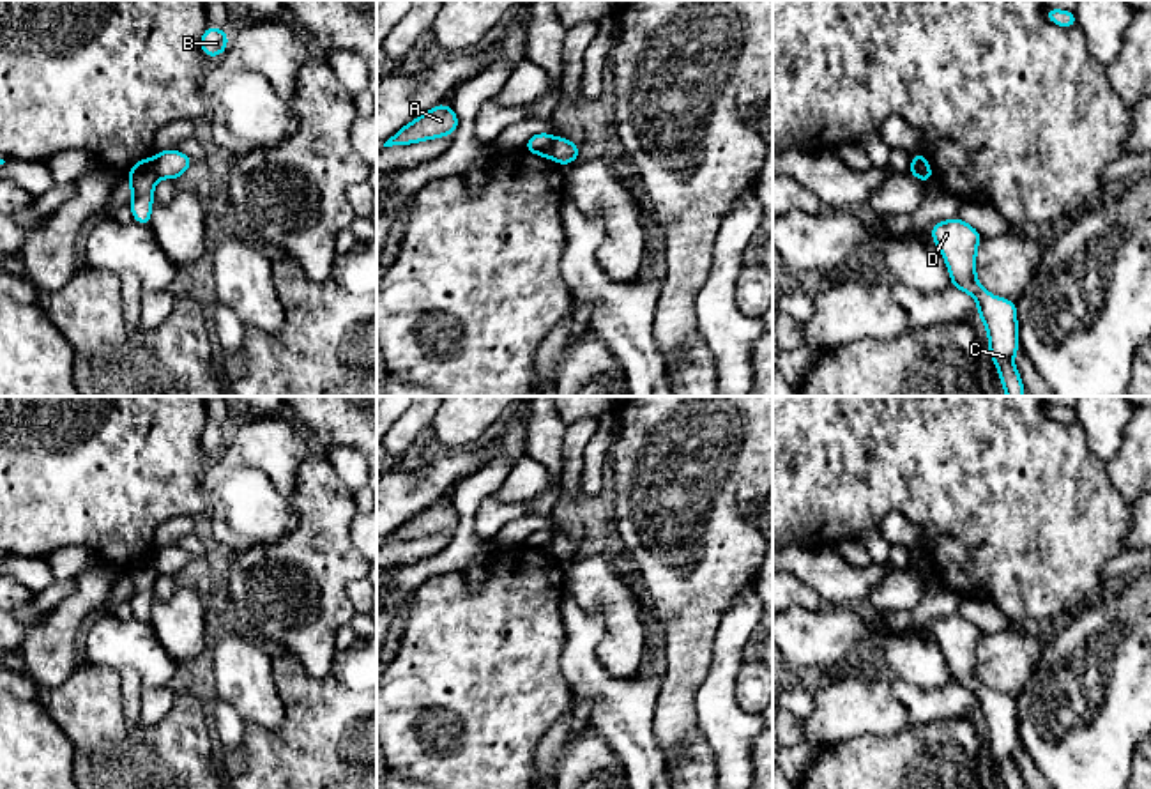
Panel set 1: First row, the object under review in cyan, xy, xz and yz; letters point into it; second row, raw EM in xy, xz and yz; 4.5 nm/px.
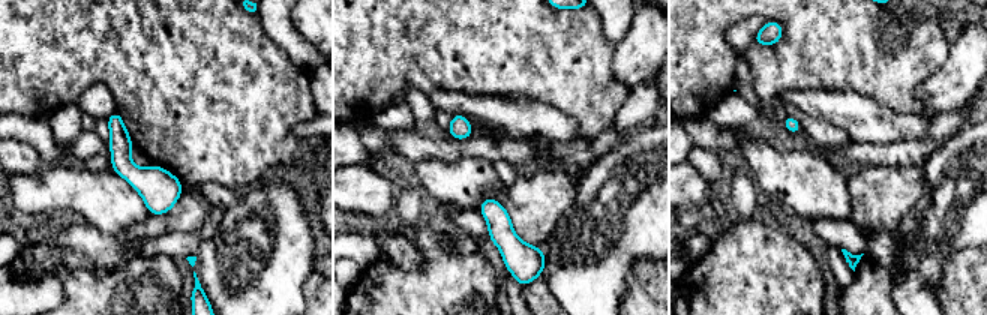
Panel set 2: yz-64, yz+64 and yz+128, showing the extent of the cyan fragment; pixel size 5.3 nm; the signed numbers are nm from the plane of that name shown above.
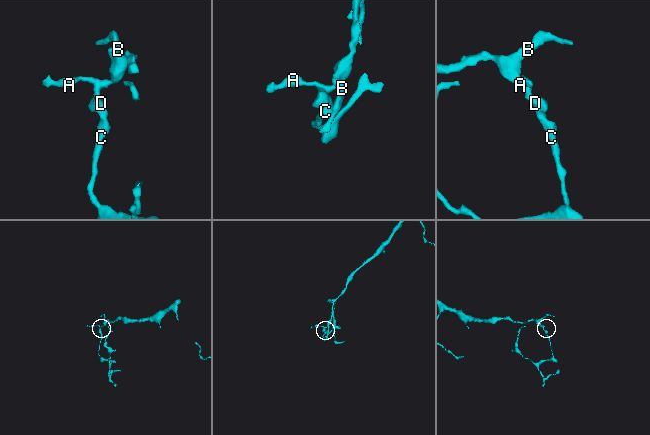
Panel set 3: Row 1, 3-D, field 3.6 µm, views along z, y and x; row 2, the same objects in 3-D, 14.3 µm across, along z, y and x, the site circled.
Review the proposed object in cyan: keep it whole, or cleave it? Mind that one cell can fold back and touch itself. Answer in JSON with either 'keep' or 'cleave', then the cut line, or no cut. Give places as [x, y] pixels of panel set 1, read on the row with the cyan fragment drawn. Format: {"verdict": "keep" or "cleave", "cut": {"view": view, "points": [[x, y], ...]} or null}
{"verdict": "cleave", "cut": {"view": "xy", "points": [[152, 160], [158, 177]]}}

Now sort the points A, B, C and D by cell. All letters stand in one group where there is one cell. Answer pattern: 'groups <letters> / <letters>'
groups A C D / B

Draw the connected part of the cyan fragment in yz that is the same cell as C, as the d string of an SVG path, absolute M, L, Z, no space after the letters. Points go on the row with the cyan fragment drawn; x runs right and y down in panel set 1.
M960 216L939 221L930 230L951 276L951 287L971 294L978 303L978 315L988 333L988 350L999 368L1002 389L1008 396L1024 396L1024 384L1013 356L1020 349L1015 301L988 294L976 281L976 249L981 234Z

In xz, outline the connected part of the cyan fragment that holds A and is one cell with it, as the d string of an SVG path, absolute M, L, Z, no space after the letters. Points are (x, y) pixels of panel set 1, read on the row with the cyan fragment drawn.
M438 103L435 108L419 115L410 124L394 133L384 147L410 145L423 140L454 134L458 129L458 117L454 108Z

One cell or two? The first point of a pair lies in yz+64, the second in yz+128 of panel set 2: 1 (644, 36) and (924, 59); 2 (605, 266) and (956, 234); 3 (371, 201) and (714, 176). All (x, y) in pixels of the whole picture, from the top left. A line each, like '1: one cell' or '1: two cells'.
1: two cells
2: one cell
3: two cells

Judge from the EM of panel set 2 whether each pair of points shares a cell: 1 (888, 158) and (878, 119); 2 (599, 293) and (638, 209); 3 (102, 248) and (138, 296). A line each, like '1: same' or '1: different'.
1: different
2: same
3: different

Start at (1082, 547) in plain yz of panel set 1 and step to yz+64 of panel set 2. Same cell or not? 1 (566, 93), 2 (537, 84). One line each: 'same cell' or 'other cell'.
1: same cell
2: same cell

